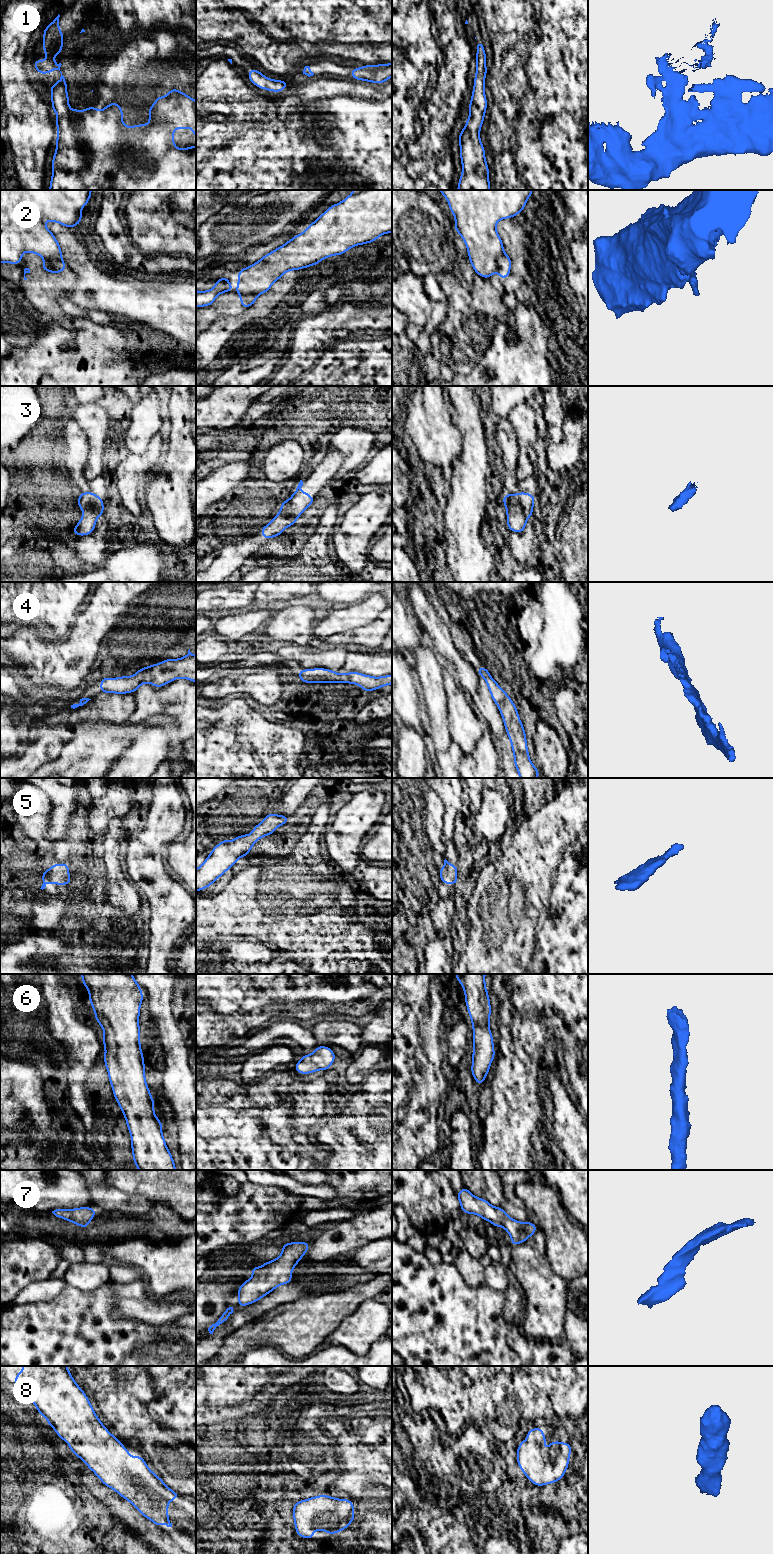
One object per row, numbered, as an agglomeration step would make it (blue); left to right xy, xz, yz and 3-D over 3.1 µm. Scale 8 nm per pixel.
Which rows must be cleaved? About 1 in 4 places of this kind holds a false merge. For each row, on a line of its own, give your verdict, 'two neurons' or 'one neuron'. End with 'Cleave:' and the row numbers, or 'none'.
1: one neuron
2: two neurons
3: one neuron
4: one neuron
5: one neuron
6: one neuron
7: one neuron
8: one neuron
Cleave: 2

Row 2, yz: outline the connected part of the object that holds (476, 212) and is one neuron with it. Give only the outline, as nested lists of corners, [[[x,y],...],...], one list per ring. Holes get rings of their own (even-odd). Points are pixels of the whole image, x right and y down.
[[[439,190],[447,199],[455,217],[455,230],[464,240],[469,261],[477,275],[489,279],[497,270],[497,258],[504,247],[496,224],[500,219],[515,217],[526,206],[533,190]]]

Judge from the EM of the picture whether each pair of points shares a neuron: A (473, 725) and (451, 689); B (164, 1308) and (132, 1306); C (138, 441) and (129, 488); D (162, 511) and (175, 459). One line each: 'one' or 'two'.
A: one
B: one
C: two
D: one

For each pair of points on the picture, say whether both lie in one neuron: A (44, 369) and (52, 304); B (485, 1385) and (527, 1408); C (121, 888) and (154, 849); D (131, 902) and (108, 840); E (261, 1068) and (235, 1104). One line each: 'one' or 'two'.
A: two
B: one
C: two
D: one
E: two

